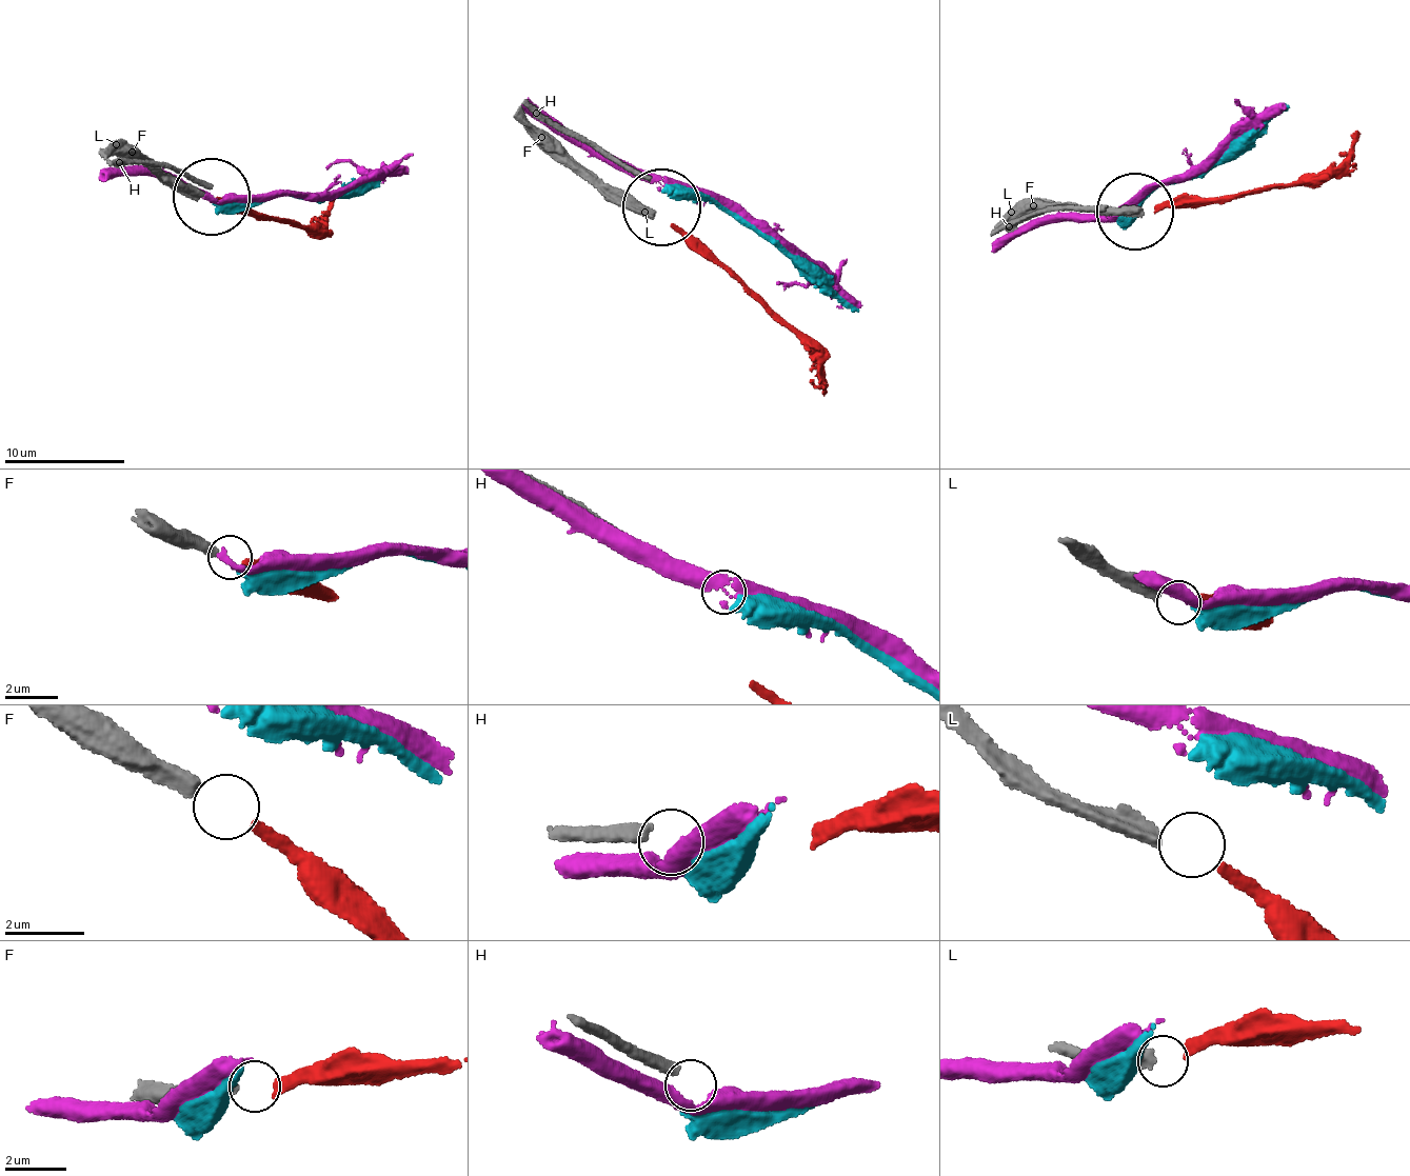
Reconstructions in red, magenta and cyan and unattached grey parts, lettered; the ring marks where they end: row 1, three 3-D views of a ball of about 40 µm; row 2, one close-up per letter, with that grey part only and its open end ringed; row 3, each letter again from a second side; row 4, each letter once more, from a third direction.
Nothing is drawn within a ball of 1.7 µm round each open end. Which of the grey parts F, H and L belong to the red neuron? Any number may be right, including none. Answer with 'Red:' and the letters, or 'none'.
Red: L

